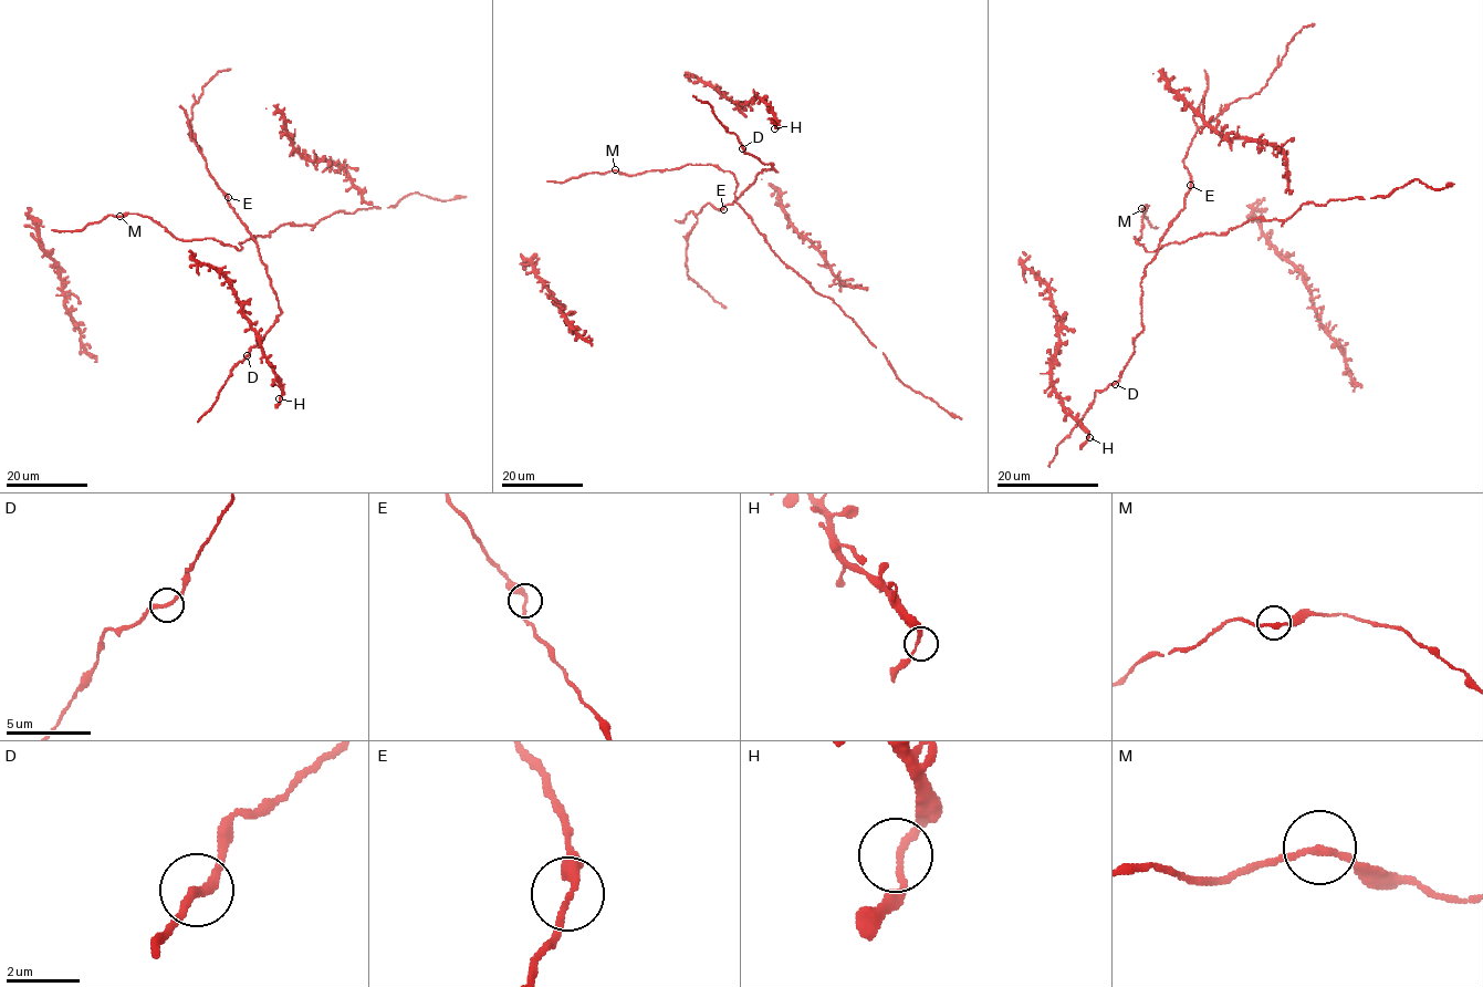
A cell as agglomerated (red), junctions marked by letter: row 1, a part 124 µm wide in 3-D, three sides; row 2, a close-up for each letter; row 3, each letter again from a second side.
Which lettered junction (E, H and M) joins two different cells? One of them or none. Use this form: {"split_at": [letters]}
{"split_at": []}

